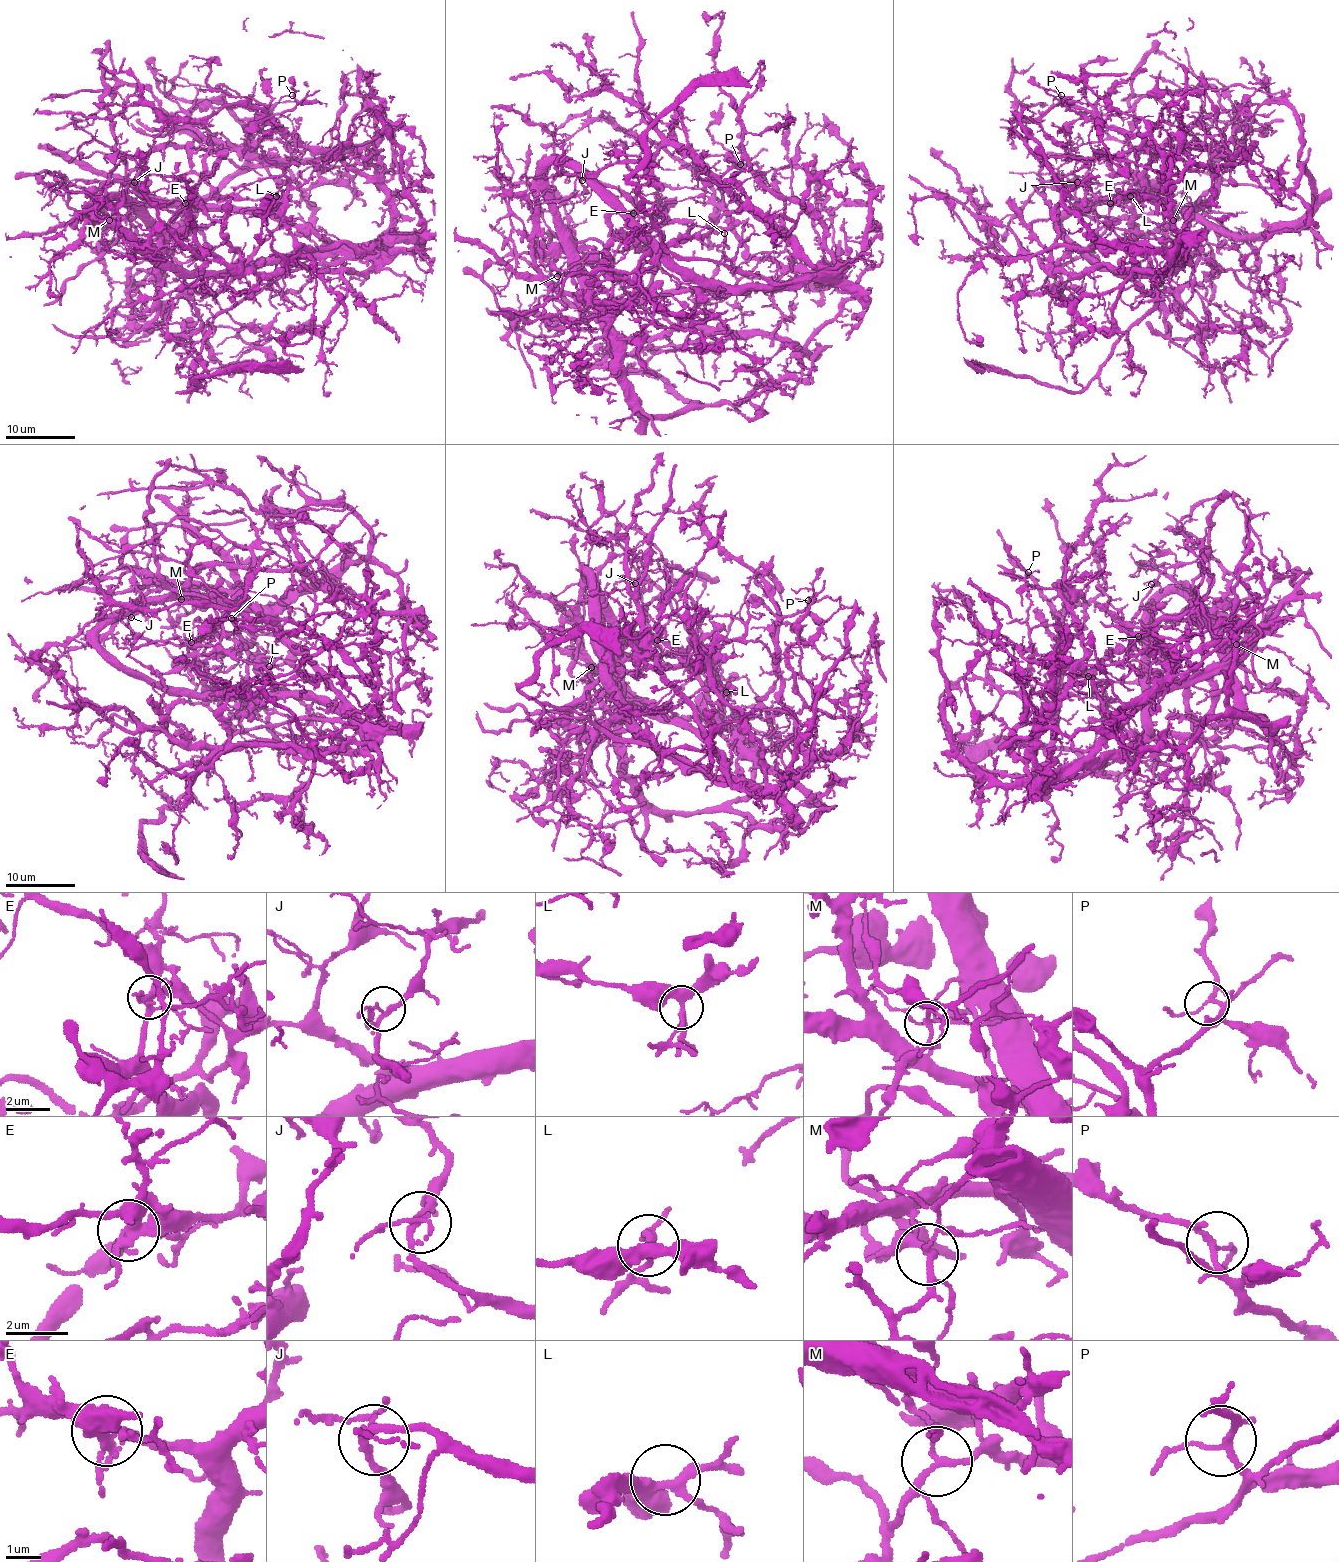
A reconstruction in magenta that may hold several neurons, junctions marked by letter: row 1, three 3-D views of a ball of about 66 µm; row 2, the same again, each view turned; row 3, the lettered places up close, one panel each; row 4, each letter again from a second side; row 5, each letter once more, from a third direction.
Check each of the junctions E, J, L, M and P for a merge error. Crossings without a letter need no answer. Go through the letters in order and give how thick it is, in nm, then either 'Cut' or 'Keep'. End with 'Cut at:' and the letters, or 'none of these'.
E: Thickness 300 nm. Cut
J: Thickness 160 nm. Keep
L: Thickness 340 nm. Keep
M: Thickness 150 nm. Cut
P: Thickness 150 nm. Keep
Cut at: E, M

